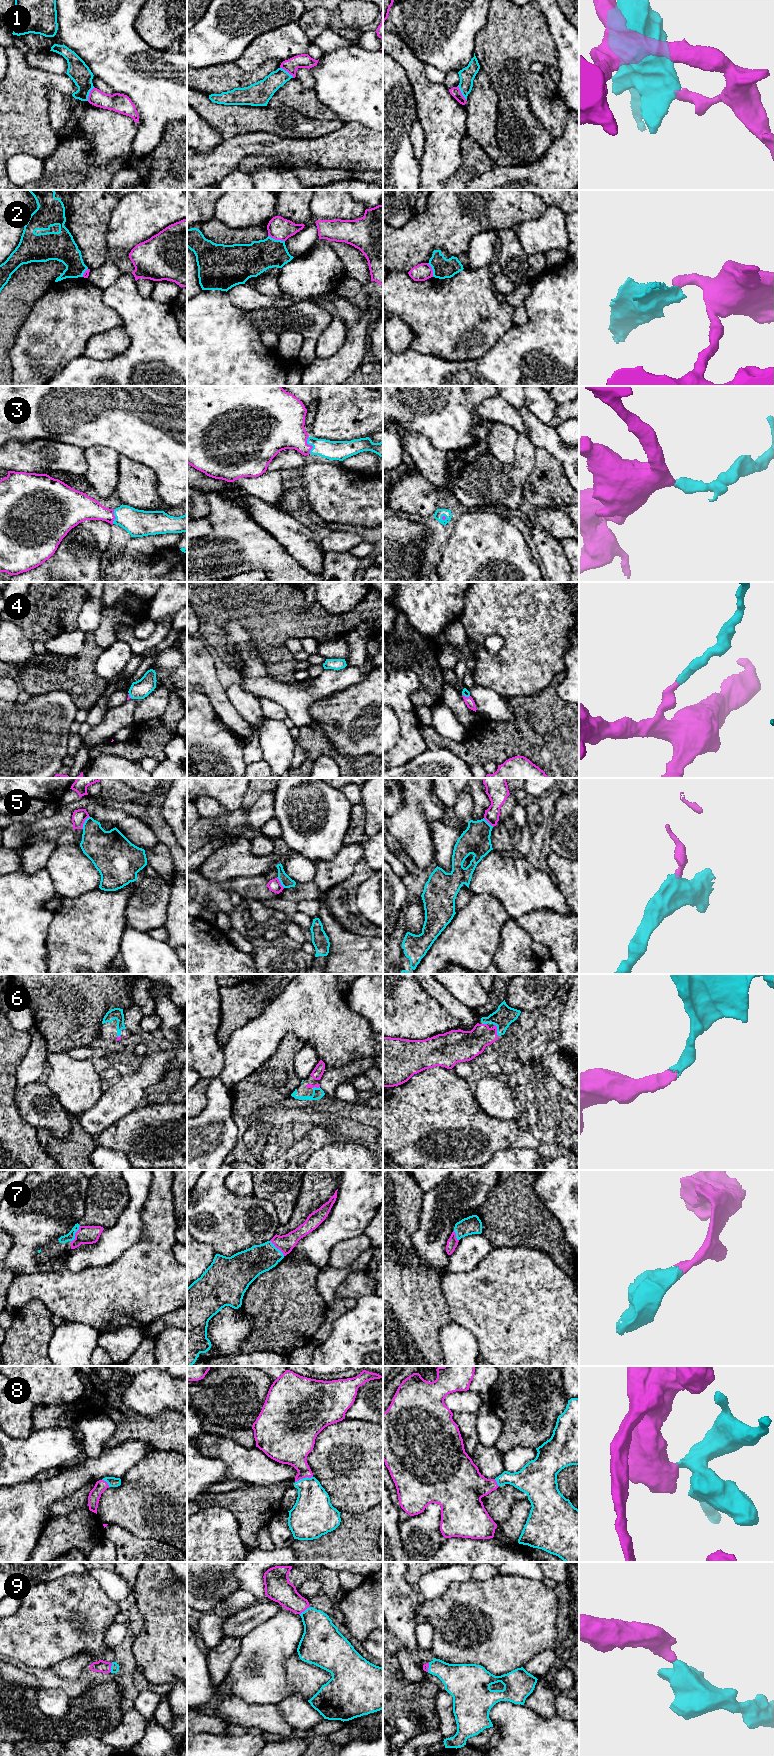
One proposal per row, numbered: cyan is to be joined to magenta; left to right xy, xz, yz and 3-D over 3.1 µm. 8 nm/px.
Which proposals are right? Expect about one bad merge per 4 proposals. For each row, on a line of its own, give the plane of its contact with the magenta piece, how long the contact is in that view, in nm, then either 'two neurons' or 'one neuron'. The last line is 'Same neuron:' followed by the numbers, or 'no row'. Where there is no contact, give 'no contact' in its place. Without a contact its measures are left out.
1: xz | 140 nm | two neurons
2: xz | 140 nm | two neurons
3: xz | 140 nm | one neuron
4: yz | 70 nm | one neuron
5: xy | 120 nm | two neurons
6: yz | 100 nm | one neuron
7: xz | 170 nm | one neuron
8: xz | 150 nm | one neuron
9: xz | 110 nm | one neuron
Same neuron: 3, 4, 6, 7, 8, 9

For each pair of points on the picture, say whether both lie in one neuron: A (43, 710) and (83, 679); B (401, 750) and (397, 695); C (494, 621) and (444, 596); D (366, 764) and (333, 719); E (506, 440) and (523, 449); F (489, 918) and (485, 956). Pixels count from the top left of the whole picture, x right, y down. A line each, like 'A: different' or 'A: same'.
A: different
B: same
C: different
D: different
E: different
F: same

